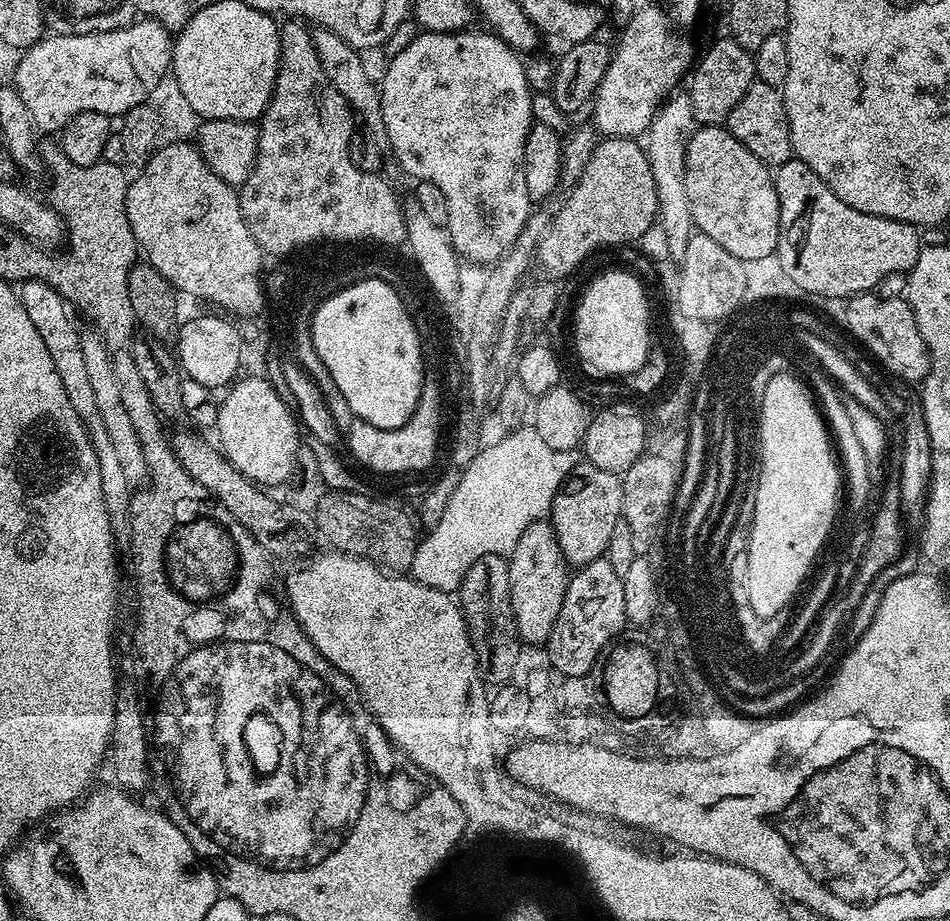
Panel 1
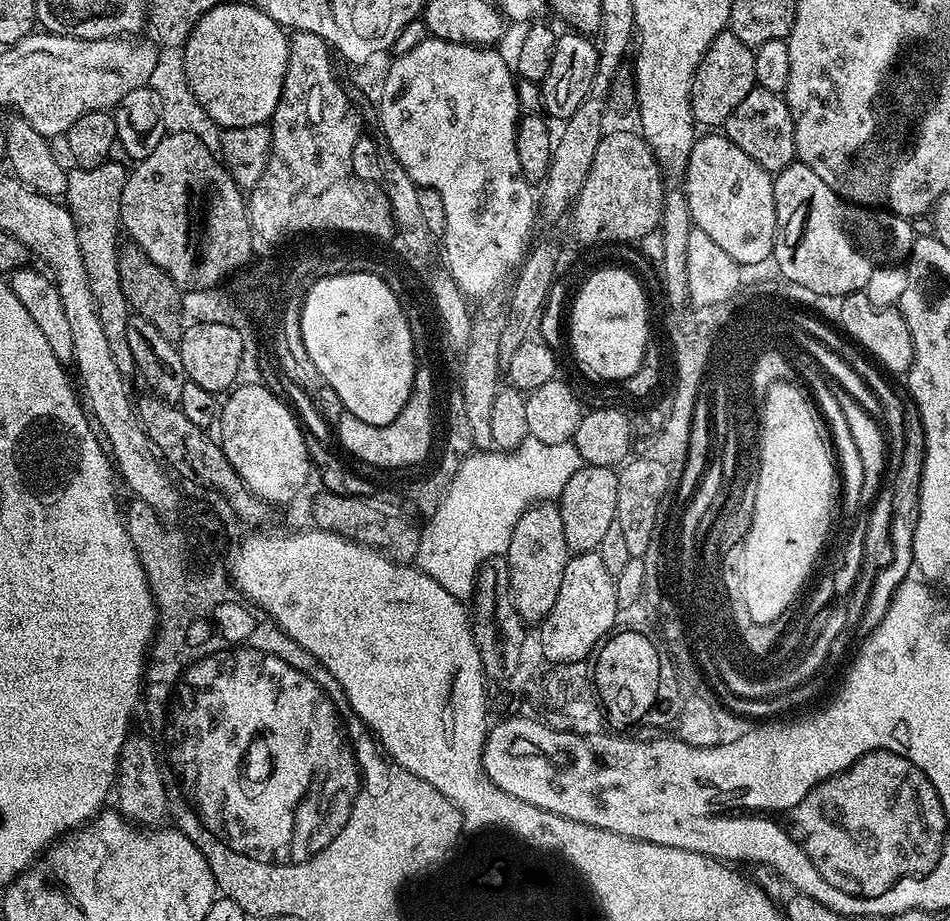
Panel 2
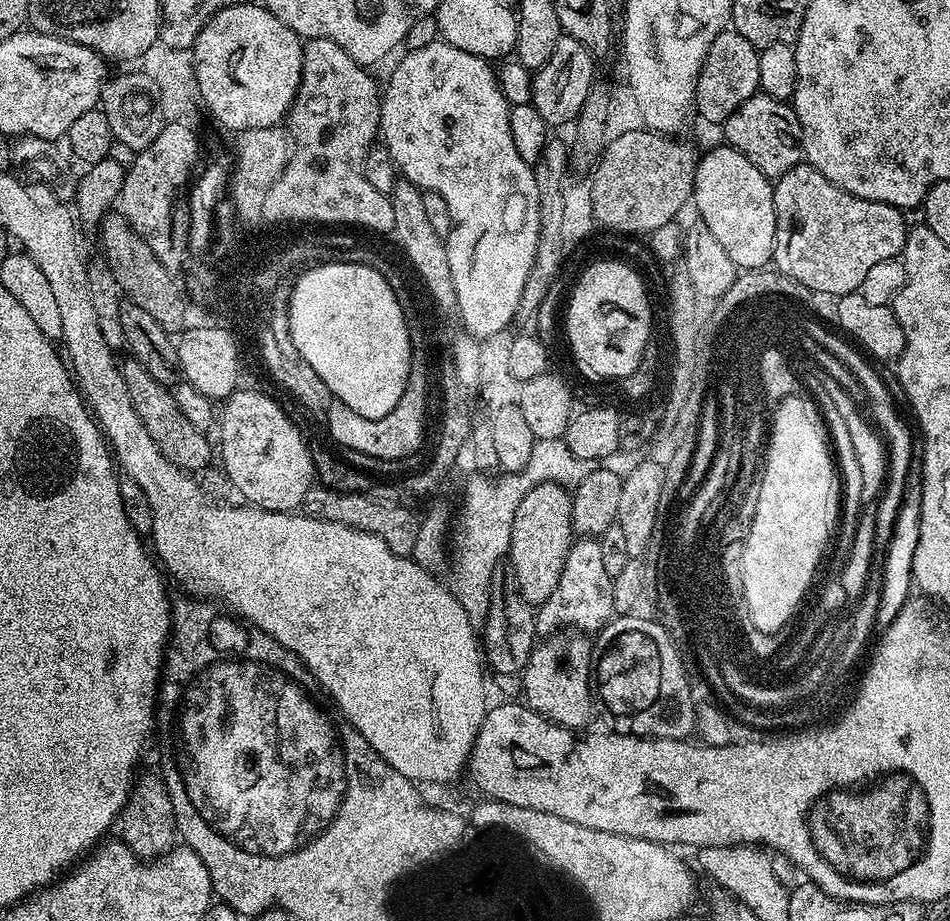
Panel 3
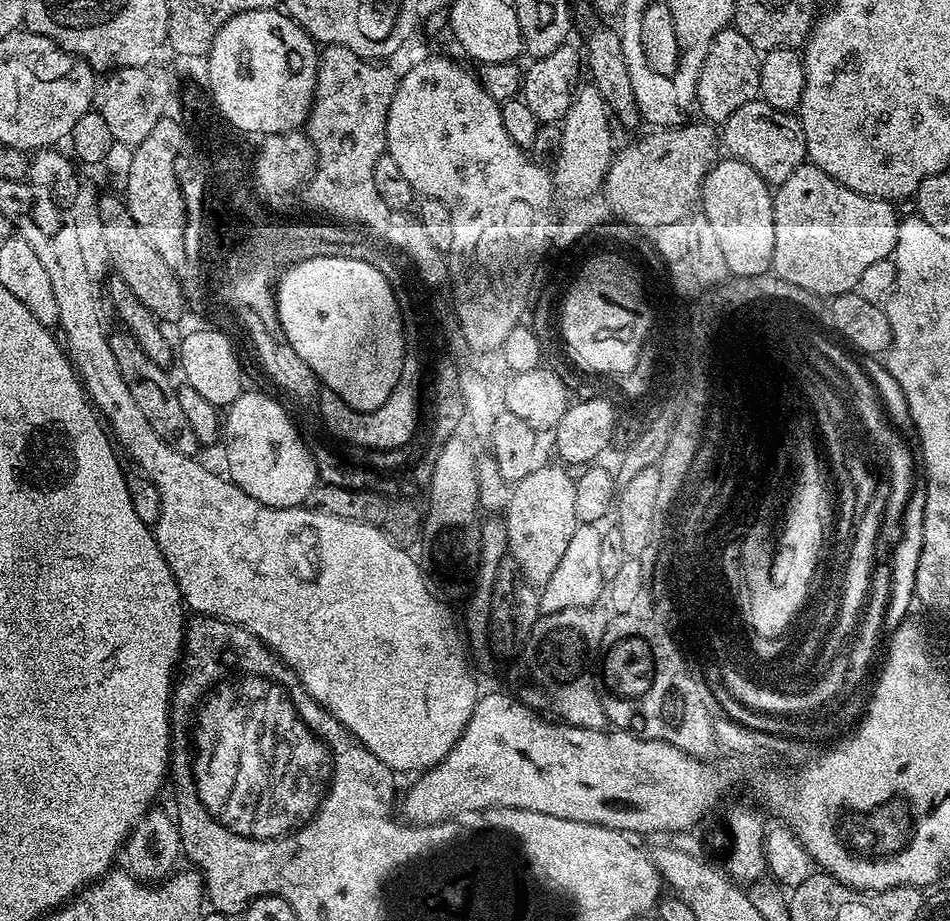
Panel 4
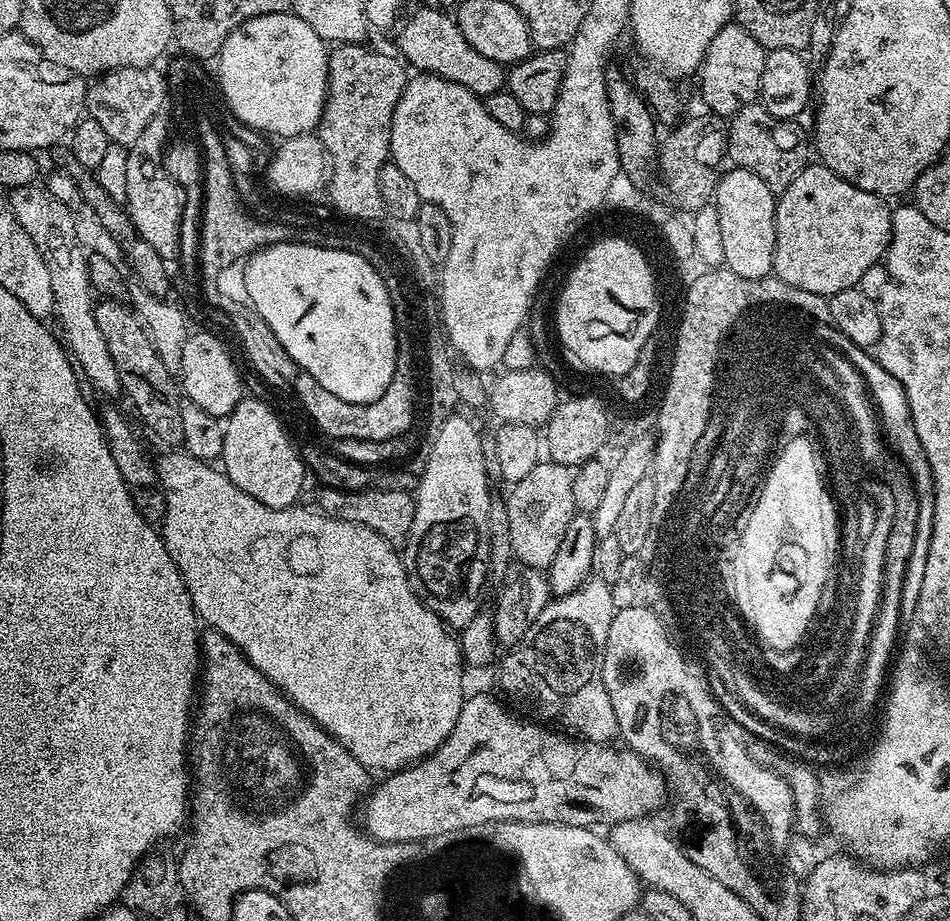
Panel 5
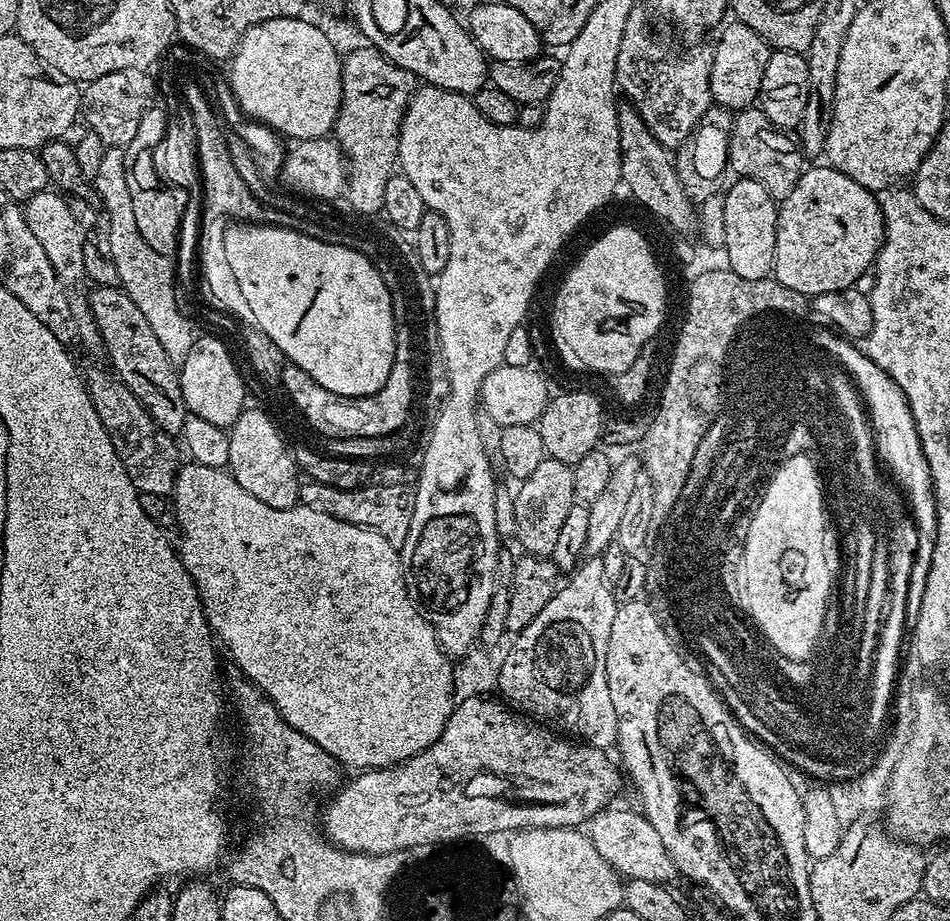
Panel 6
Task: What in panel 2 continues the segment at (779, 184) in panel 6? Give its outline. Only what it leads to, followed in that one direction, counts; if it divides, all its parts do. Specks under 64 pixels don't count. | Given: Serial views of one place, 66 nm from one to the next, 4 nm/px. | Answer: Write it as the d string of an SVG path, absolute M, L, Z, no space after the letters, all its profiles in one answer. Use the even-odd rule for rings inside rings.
M759 86L752 88L750 94L746 94L746 98L742 98L738 106L734 106L734 114L726 118L722 132L730 138L730 142L734 142L734 146L738 146L738 150L750 154L750 158L754 158L754 162L758 162L758 166L762 166L762 170L767 172L781 172L796 160L794 118L781 93Z

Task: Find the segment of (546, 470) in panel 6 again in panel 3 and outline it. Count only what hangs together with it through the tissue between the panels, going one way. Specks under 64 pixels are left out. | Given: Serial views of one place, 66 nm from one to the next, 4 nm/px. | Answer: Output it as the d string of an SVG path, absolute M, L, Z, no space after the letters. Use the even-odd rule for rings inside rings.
M539 484L531 488L522 502L518 502L518 510L514 510L507 554L525 605L539 606L550 598L558 586L558 578L562 578L566 554L570 554L573 543L572 492L560 484Z

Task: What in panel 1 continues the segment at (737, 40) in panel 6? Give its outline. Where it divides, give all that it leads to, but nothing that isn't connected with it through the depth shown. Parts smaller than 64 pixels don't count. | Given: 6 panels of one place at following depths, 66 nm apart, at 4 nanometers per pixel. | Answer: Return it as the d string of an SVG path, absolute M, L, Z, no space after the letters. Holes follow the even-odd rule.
M725 38L725 40L716 40L702 55L695 61L694 67L690 72L690 79L687 81L686 94L690 98L690 106L692 107L692 118L697 125L700 126L720 126L725 123L730 114L730 110L734 110L734 106L738 106L738 101L742 99L742 94L746 94L746 90L750 90L752 81L756 79L756 61L753 53L742 47L736 40Z

